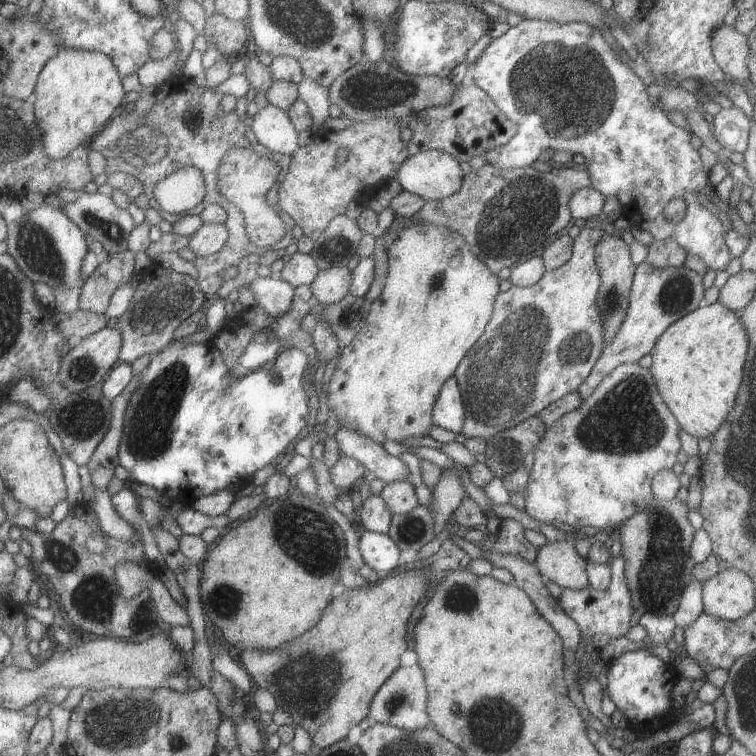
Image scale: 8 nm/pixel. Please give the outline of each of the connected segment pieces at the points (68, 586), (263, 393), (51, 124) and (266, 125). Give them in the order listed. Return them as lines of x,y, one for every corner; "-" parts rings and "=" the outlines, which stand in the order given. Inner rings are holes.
86,503
75,505
70,516
57,525
54,534
24,527
22,532
22,536
33,546
33,567
41,578
50,580
59,591
73,628
80,627
86,632
93,632
96,637
126,638
130,642
146,642
146,638
162,634
162,630
158,630
160,613
154,614
154,590
147,588
148,596
144,596
144,602
130,602
126,596
122,596
117,579
118,564
122,562
145,560
153,566
143,540
137,543
126,542
107,534
98,512
-
95,535
104,537
108,544
106,552
94,553
88,548
88,538
=
178,342
170,348
164,350
162,354
158,354
153,360
148,370
144,373
144,380
138,386
138,390
132,396
130,408
128,408
128,418
126,418
126,432
124,432
124,440
120,449
120,462
129,471
130,480
137,480
138,483
148,484
155,487
161,495
172,496
172,500
180,500
180,502
188,502
192,505
202,497
224,492
224,490
232,490
238,494
240,490
250,486
254,482
254,474
266,468
268,464
282,452
286,452
290,444
301,437
300,434
306,430
306,426
310,424
310,394
306,392
308,387
307,376
312,372
312,360
306,352
298,349
288,349
283,351
279,356
276,366
272,370
262,370
258,374
252,374
252,378
244,378
238,380
230,374
230,368
226,366
225,355
215,345
214,342
206,344
186,344
186,342
=
68,48
54,56
49,64
46,64
37,84
36,97
34,98
37,110
38,124
44,132
46,152
52,158
68,158
78,146
90,145
93,139
117,116
125,106
126,86
124,77
114,59
108,54
96,50
78,50
=
270,103
260,109
254,117
252,127
259,145
273,153
295,156
302,149
300,131
290,113
279,106

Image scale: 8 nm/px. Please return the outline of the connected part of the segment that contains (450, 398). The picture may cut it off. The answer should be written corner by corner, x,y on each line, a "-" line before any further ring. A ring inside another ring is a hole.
455,376
448,378
438,393
434,404
433,424
440,428
460,433
465,422
466,410

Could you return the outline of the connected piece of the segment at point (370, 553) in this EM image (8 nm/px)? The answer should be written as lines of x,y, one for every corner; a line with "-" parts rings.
365,530
359,538
359,550
363,556
363,562
372,570
376,570
379,575
392,572
402,563
401,549
394,544
394,540
388,536
388,533

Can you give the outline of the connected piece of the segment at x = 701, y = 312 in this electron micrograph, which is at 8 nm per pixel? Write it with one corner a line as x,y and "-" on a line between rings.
720,302
701,305
694,312
680,318
678,322
670,324
662,332
661,338
658,338
653,349
653,362
649,369
666,406
676,417
681,430
685,430
697,439
710,439
727,423
730,412
736,406
736,398
743,381
749,336
739,313
735,313

